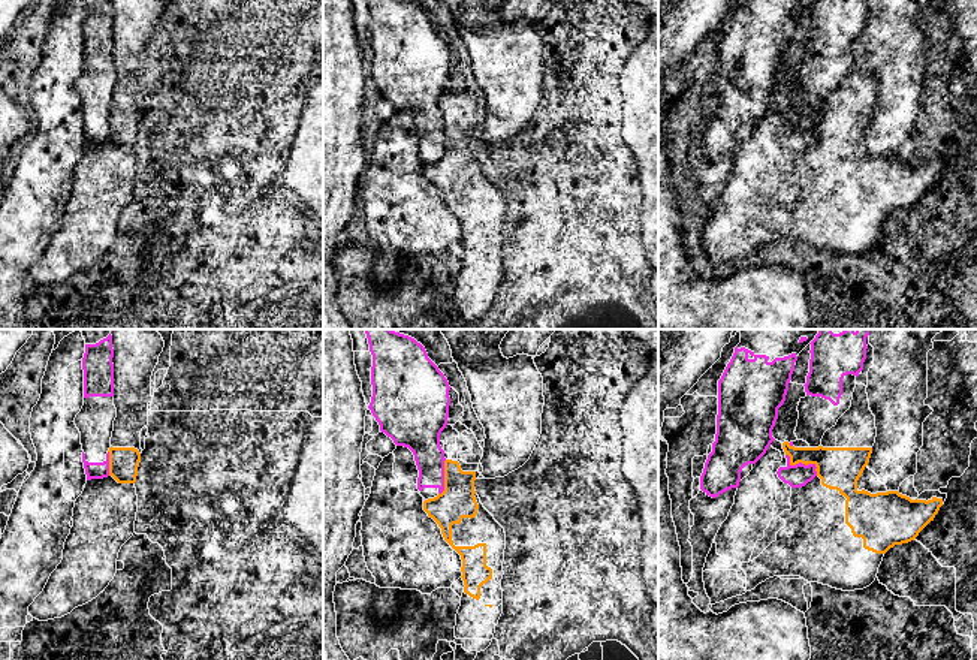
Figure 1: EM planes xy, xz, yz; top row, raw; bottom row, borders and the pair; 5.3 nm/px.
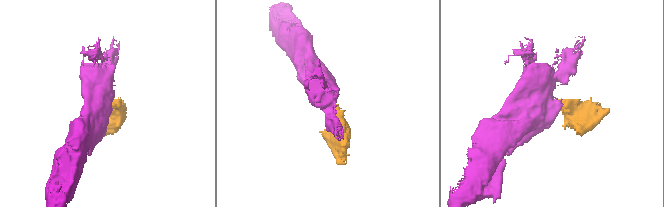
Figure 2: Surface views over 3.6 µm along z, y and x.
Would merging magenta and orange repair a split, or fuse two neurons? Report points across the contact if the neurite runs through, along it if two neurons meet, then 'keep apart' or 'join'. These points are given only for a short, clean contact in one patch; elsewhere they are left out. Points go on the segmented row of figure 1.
border yz (786, 454), (792, 464), (813, 464), (817, 475); keep apart

